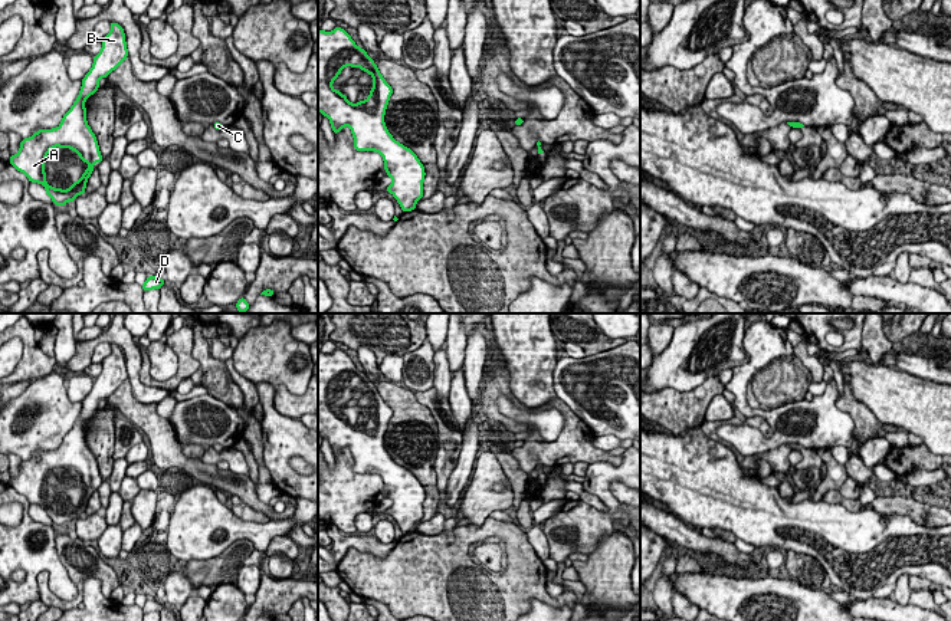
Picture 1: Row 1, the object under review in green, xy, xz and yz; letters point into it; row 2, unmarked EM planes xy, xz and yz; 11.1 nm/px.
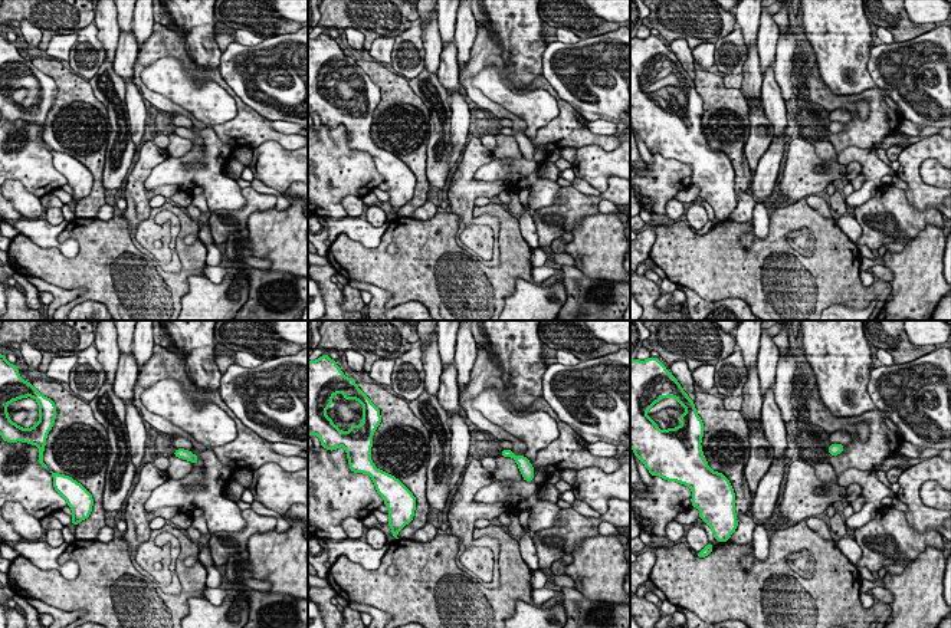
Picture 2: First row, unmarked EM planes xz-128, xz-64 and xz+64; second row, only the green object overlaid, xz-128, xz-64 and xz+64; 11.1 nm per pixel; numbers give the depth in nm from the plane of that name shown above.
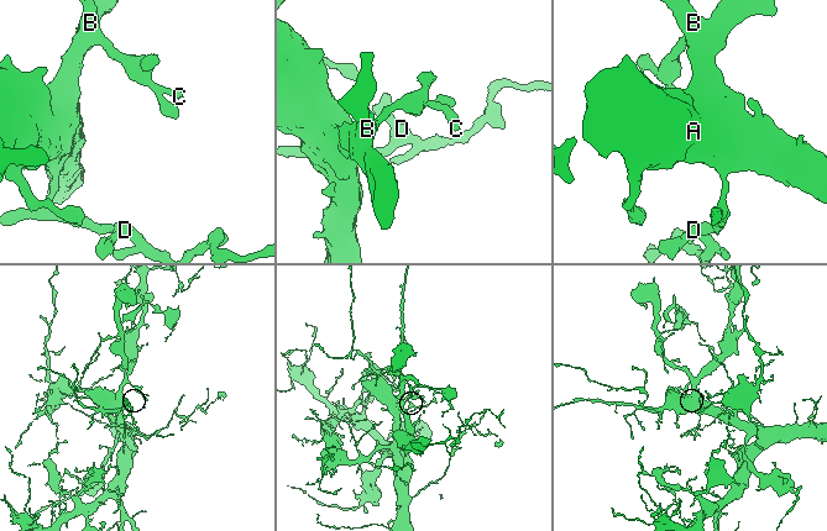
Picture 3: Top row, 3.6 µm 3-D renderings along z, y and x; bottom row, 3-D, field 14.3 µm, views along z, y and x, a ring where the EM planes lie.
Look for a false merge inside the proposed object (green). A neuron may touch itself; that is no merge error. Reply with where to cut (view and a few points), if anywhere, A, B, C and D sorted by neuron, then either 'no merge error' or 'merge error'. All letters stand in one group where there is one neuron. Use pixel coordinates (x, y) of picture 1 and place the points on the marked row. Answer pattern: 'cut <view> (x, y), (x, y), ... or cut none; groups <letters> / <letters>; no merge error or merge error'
cut none; groups A B C D; no merge error

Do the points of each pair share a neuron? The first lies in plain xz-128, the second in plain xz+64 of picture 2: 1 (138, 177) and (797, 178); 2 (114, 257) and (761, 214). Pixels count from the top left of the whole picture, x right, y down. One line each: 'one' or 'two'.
1: one
2: two

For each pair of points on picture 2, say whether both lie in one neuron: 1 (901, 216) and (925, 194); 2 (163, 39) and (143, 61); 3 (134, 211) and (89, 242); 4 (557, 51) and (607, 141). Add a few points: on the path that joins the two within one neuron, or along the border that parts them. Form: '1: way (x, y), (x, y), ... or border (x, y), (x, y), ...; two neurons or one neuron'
1: border (904, 191), (908, 201), (918, 209), (935, 209); two neurons
2: way (157, 45), (147, 55); one neuron
3: border (123, 214), (131, 236); two neurons
4: border (564, 99), (590, 121); two neurons

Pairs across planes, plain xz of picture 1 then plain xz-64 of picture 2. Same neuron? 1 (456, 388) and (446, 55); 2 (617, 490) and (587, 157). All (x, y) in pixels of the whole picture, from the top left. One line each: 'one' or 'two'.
1: one
2: two

